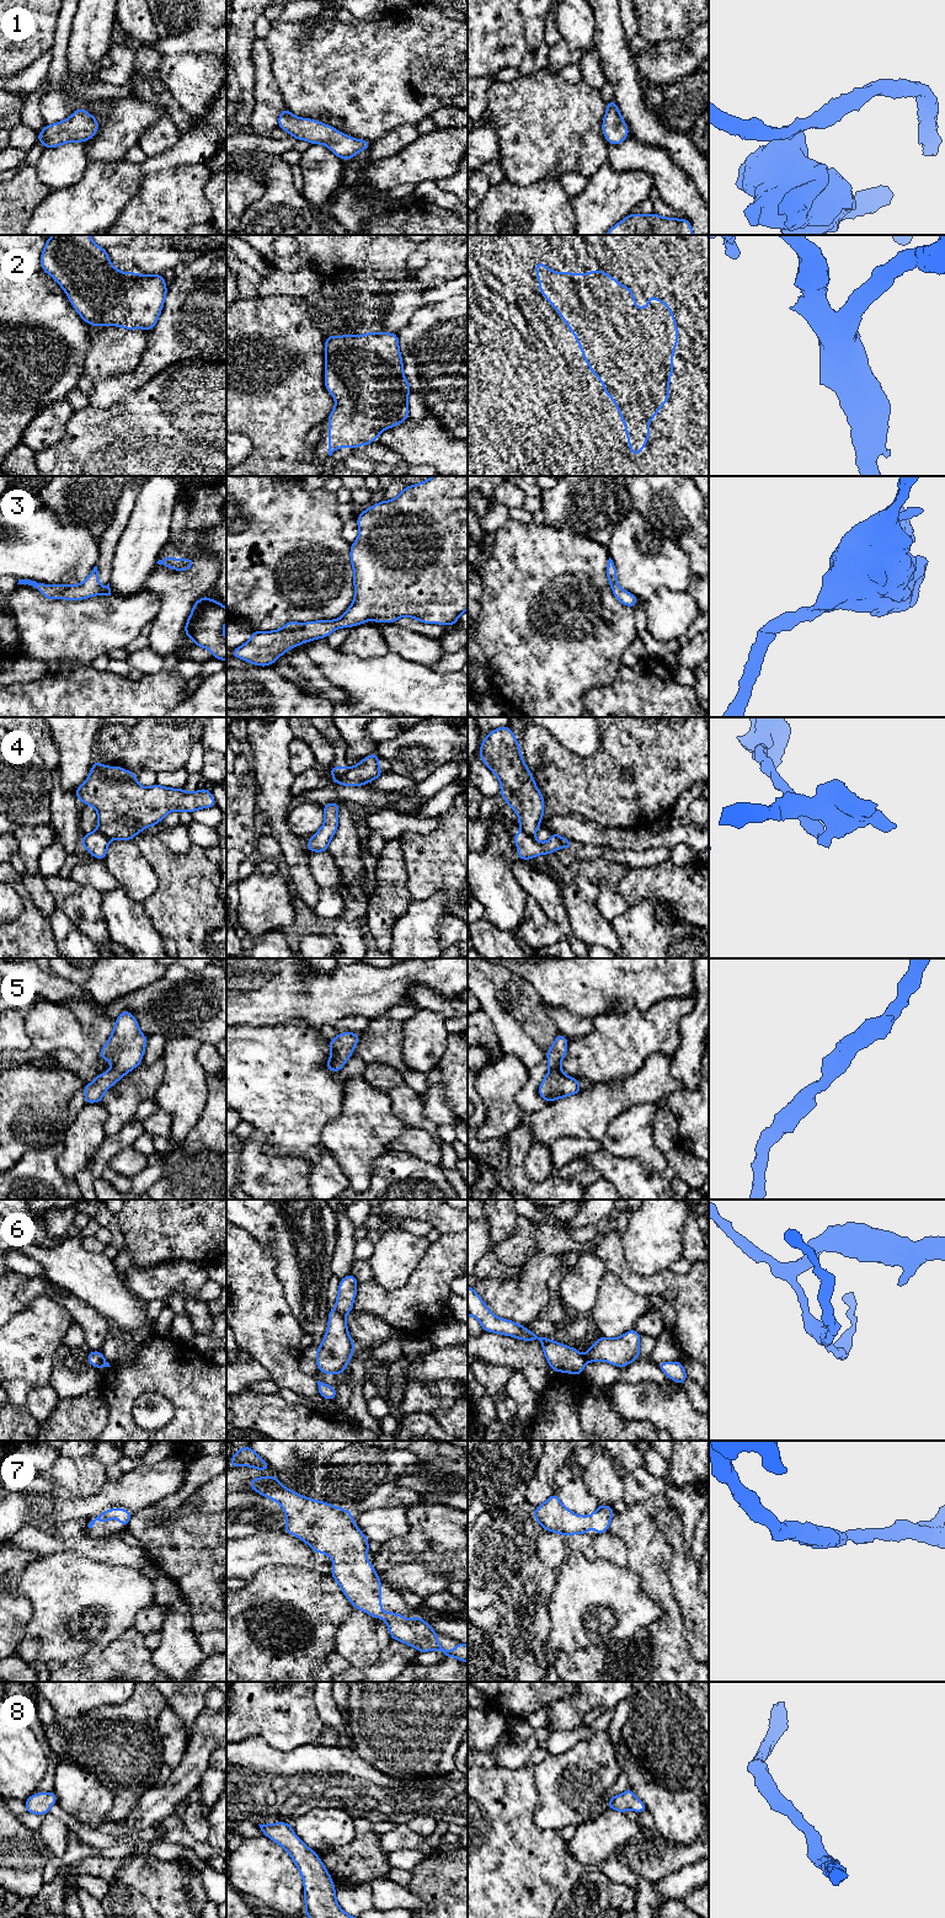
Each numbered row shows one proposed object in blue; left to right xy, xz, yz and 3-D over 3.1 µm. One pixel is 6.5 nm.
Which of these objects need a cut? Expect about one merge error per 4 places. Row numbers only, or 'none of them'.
4, 6

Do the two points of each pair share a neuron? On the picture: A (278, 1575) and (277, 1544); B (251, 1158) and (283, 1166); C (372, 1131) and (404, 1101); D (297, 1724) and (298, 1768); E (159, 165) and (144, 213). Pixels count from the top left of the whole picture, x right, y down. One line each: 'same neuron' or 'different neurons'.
A: different neurons
B: same neuron
C: different neurons
D: different neurons
E: different neurons

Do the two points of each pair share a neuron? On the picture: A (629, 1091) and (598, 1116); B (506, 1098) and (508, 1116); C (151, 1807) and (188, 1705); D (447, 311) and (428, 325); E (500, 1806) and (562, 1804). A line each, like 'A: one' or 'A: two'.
A: one
B: one
C: two
D: one
E: two

